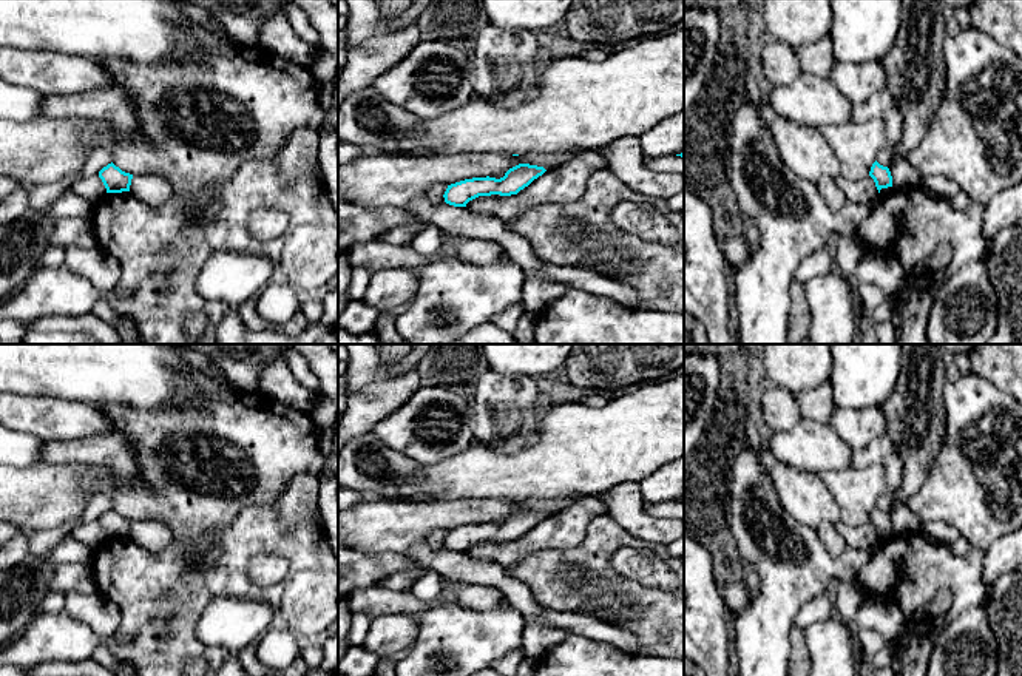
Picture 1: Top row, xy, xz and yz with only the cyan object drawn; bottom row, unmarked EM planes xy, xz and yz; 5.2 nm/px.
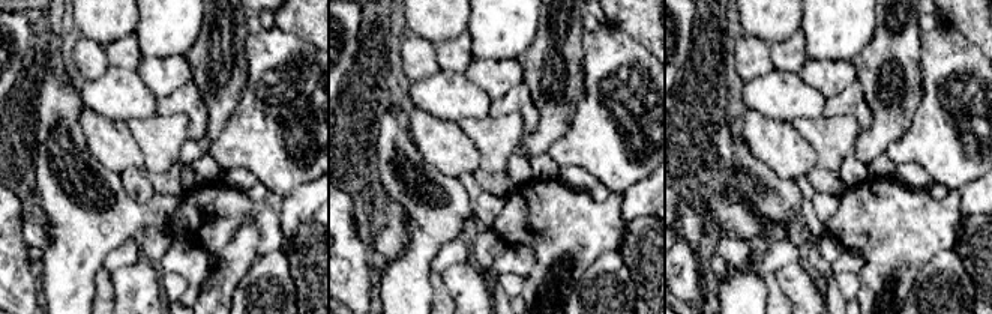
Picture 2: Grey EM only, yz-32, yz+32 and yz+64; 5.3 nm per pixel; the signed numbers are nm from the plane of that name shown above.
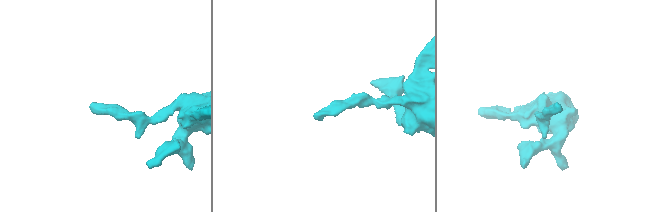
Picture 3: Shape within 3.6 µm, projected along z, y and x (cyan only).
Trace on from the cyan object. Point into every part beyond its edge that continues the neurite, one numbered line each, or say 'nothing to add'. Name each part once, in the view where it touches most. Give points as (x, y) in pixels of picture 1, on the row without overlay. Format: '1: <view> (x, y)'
nothing to add

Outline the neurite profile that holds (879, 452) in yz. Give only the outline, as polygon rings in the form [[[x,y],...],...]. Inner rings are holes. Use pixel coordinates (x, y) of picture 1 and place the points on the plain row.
[[[888,434],[877,437],[863,449],[854,451],[851,466],[857,469],[882,466],[886,472],[886,486],[891,494],[900,488],[905,472],[903,461]]]

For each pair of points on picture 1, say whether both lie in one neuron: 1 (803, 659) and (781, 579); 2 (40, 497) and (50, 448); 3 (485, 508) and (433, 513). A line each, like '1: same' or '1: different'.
1: different
2: different
3: same

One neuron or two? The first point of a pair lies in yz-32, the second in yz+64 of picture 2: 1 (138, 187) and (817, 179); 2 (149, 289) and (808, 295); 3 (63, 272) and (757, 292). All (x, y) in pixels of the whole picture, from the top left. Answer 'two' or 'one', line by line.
1: two
2: one
3: one

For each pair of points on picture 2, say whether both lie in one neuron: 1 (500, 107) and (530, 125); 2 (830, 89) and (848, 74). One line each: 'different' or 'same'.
1: same
2: same

